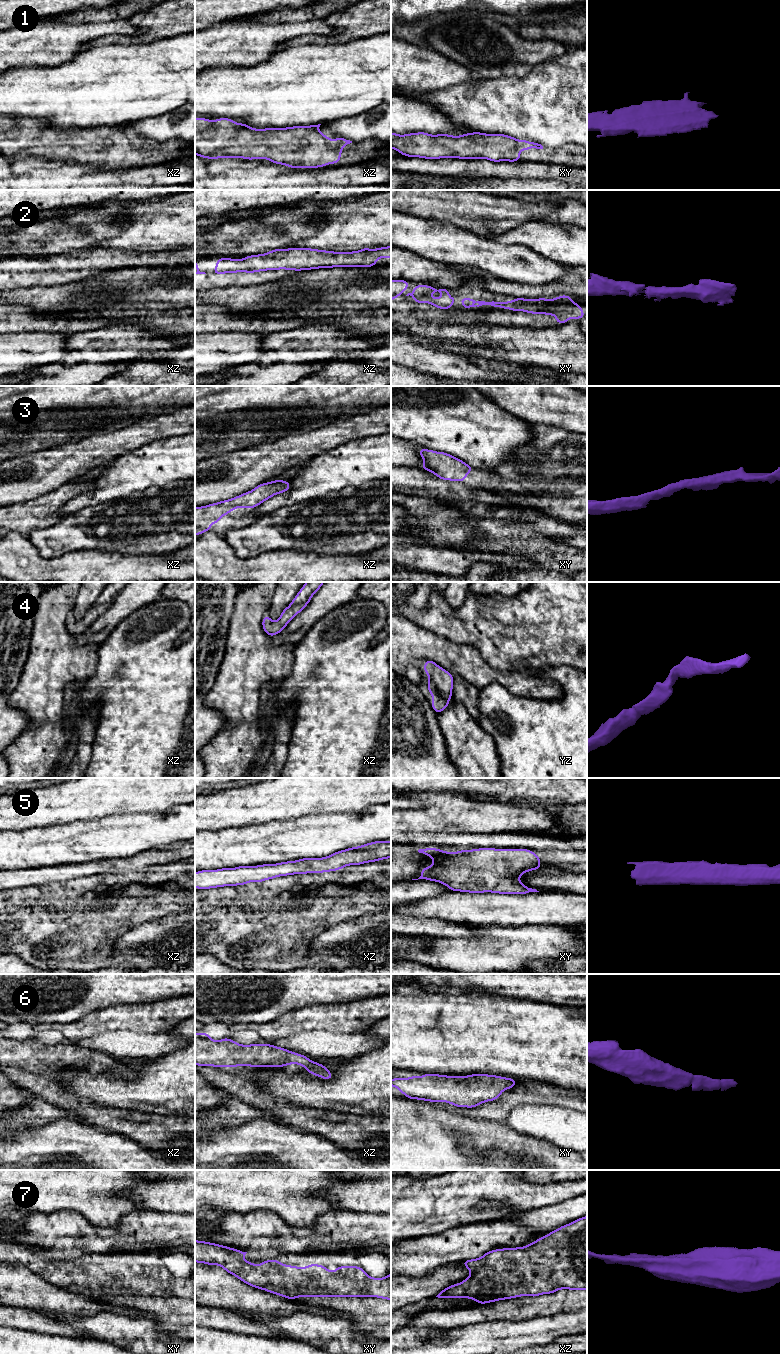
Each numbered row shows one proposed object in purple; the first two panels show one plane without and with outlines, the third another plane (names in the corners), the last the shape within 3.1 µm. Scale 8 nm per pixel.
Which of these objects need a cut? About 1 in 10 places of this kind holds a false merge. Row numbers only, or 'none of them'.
none of them

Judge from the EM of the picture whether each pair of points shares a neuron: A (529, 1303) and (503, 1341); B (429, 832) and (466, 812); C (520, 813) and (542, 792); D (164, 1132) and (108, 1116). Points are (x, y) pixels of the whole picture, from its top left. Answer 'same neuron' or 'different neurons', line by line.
A: different neurons
B: same neuron
C: different neurons
D: same neuron

